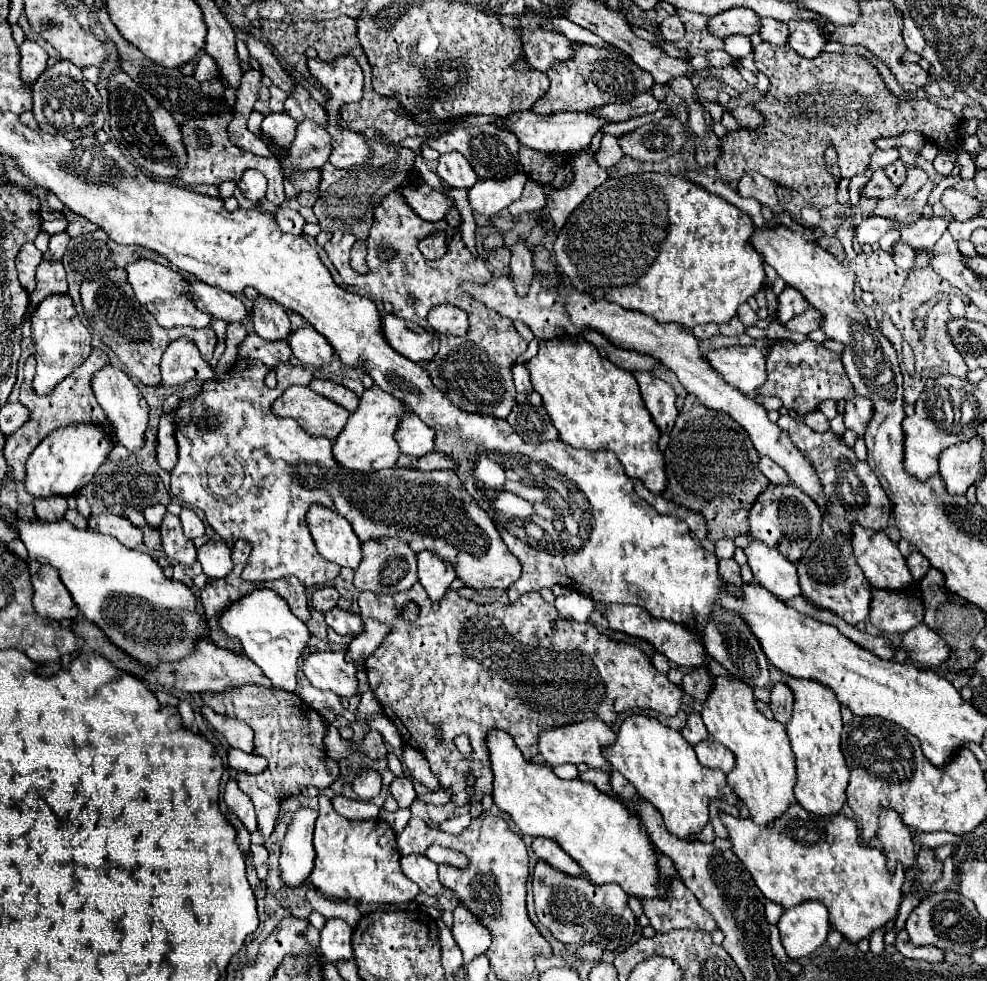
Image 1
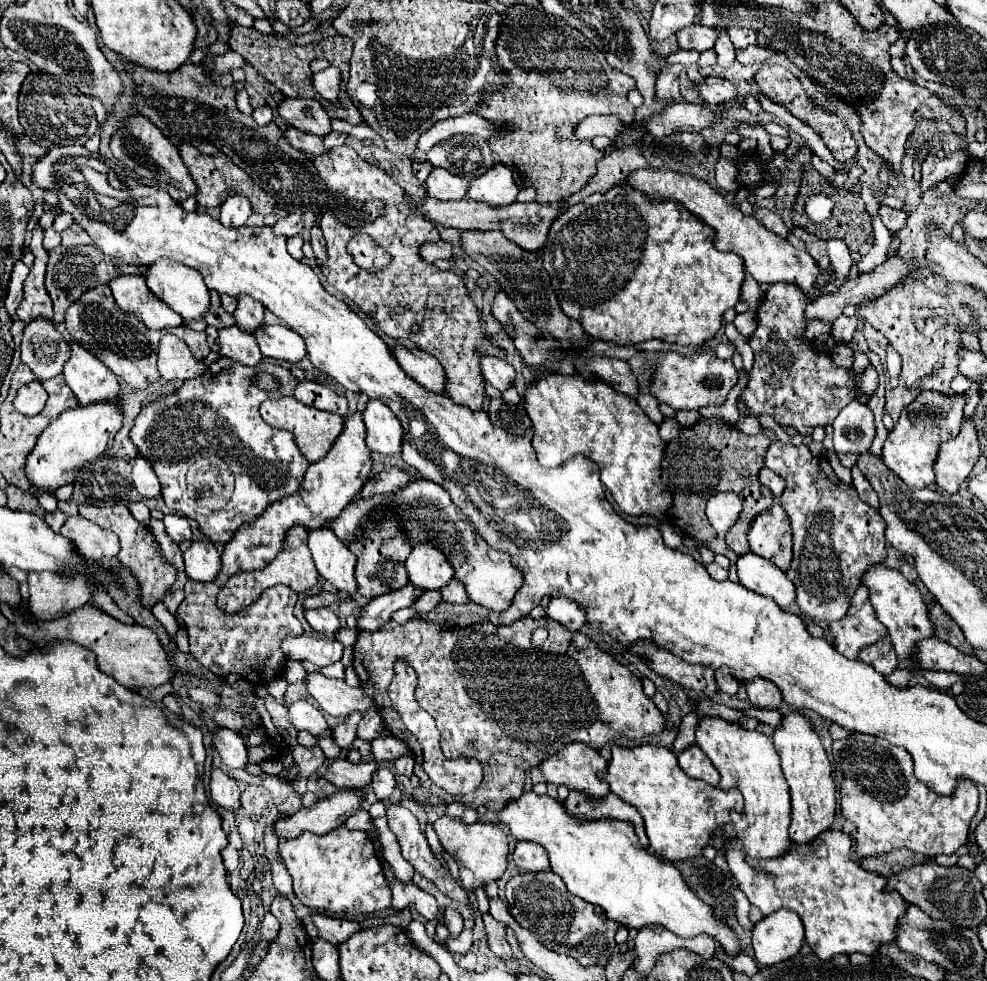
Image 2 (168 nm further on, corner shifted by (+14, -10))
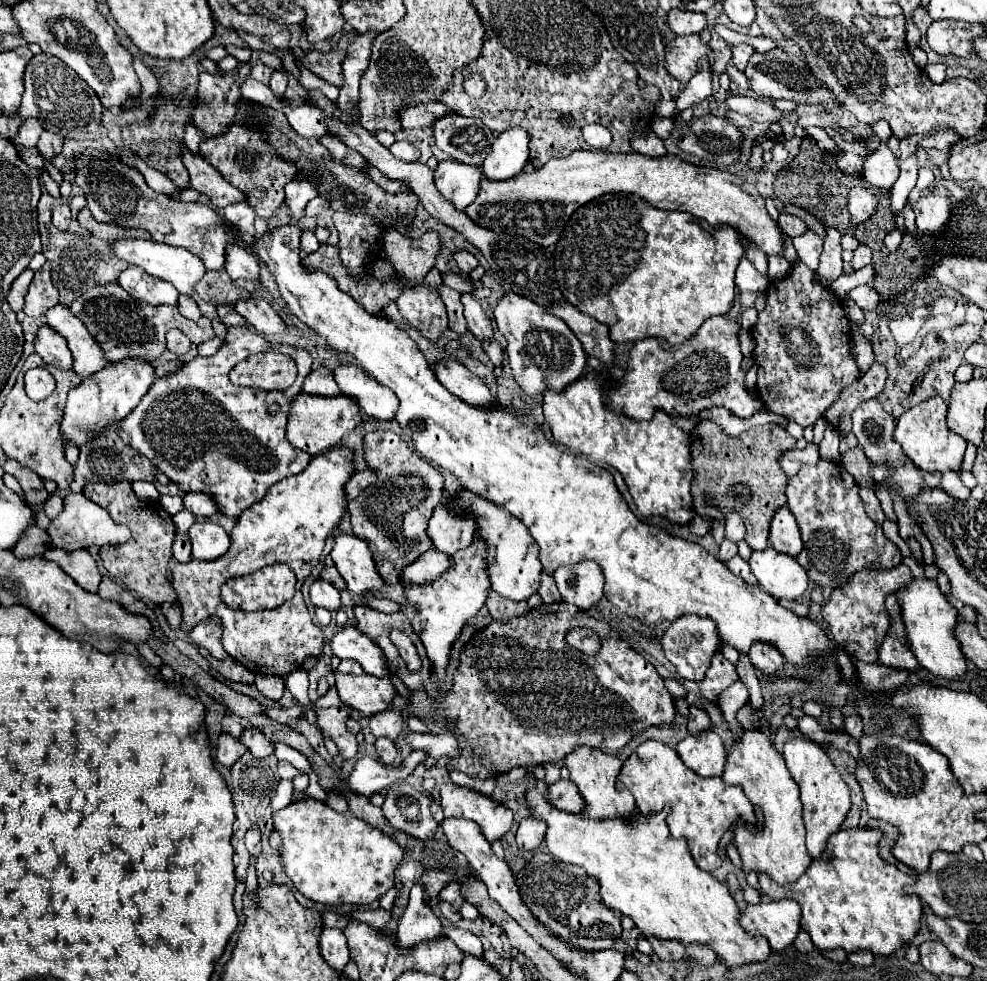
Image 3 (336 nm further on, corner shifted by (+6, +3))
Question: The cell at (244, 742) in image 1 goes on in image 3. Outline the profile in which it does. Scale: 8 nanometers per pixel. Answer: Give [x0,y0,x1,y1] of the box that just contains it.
[240,729,274,759]

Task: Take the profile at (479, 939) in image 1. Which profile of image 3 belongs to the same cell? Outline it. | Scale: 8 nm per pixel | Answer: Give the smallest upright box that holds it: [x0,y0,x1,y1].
[438,881,464,909]

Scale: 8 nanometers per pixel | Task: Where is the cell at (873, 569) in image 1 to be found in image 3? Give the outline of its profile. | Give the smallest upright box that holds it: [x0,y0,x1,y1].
[896,579,968,681]

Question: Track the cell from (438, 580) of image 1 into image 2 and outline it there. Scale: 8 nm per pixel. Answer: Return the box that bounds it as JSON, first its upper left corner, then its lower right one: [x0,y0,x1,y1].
[406,544,454,590]

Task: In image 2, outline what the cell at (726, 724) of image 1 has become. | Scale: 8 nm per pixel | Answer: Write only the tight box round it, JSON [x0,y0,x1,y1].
[696,718,790,858]

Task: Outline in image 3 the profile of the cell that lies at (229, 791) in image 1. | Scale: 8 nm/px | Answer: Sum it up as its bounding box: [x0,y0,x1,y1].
[216,733,246,767]

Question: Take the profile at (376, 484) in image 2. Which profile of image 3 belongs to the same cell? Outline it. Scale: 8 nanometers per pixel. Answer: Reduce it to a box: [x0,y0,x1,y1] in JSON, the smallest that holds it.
[344,469,374,501]

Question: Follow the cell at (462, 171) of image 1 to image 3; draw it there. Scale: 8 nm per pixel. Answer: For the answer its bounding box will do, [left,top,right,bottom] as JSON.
[434,159,482,211]

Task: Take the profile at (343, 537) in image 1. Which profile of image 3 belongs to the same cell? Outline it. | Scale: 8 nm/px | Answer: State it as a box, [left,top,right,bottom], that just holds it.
[330,529,384,595]

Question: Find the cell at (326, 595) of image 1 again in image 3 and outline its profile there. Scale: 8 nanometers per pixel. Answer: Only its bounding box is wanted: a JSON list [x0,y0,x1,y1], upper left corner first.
[320,565,346,591]

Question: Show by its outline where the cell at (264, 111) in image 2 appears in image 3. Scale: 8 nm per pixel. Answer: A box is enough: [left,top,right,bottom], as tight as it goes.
[270,71,288,95]

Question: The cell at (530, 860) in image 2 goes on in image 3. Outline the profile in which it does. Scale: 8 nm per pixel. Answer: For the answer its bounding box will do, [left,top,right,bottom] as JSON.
[516,817,546,851]

